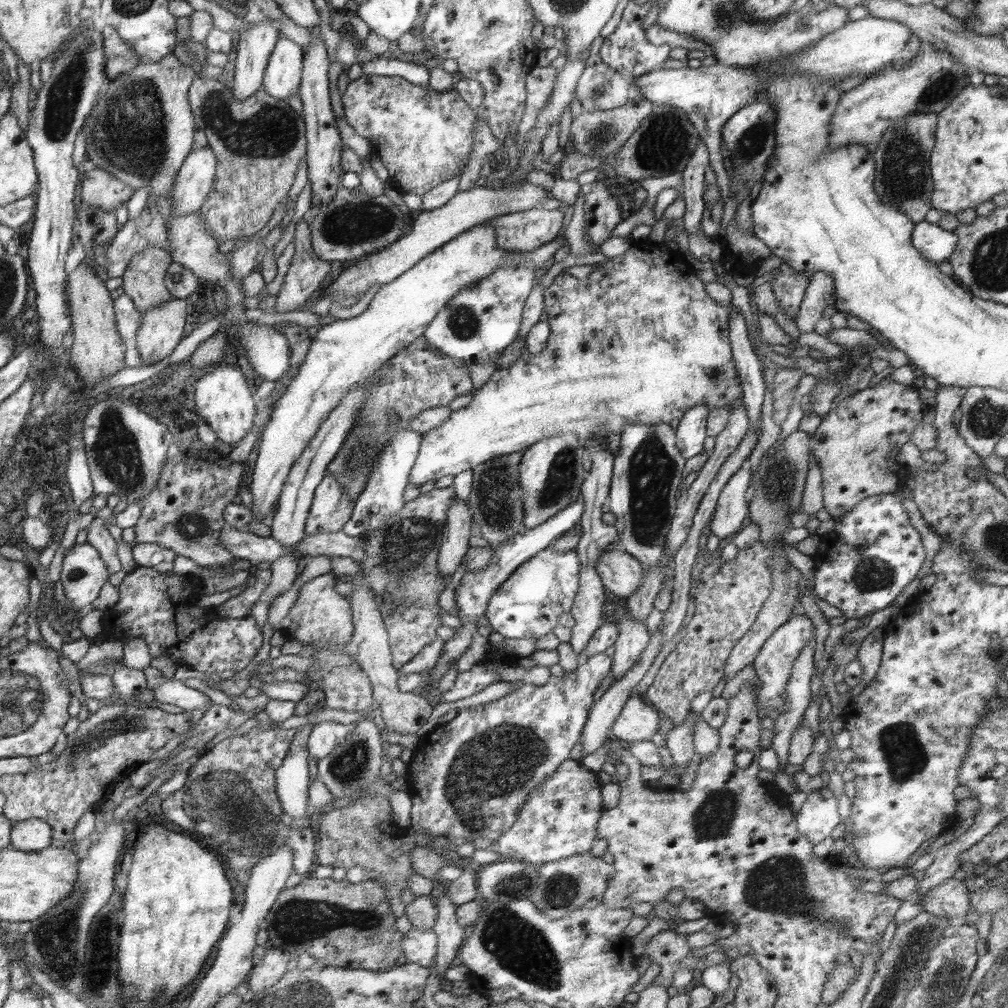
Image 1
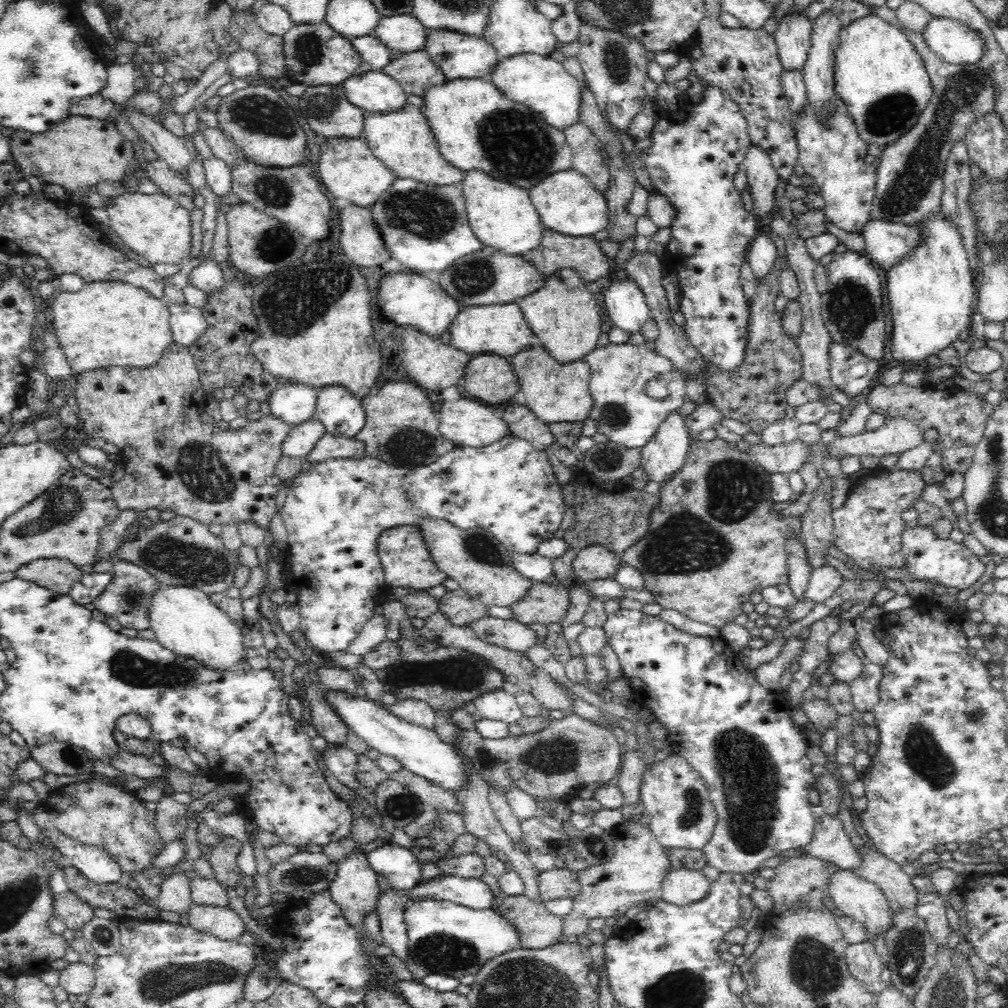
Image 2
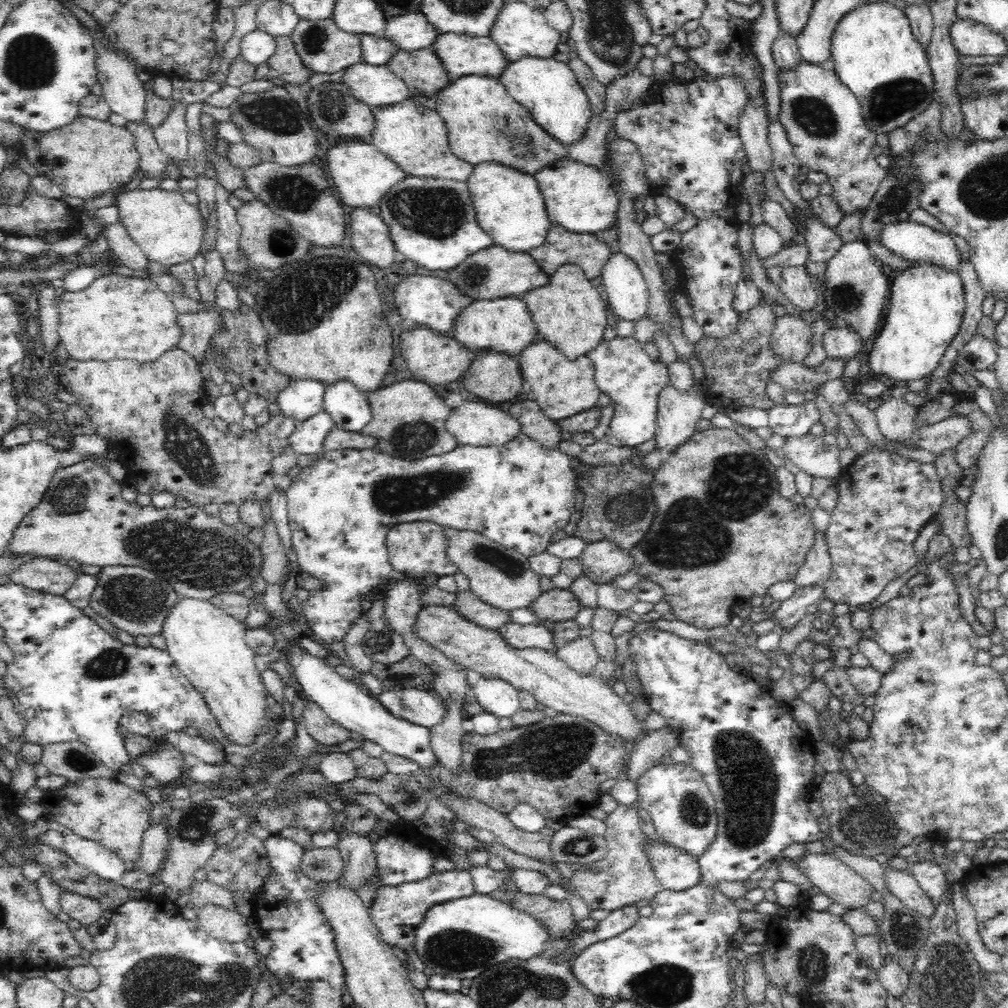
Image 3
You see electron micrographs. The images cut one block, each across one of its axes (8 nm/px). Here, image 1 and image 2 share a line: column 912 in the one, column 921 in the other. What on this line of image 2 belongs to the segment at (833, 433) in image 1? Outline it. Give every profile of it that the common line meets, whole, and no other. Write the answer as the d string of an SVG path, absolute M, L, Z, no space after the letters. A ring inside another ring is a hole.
M876 382L870 391L866 392L865 401L870 405L870 412L884 416L884 420L903 418L914 421L919 432L928 428L936 428L940 432L940 466L943 472L966 472L972 464L973 454L978 443L984 436L988 415L982 409L980 398L972 392L942 392L942 390L926 390L920 386L910 386L908 383L886 386Z

